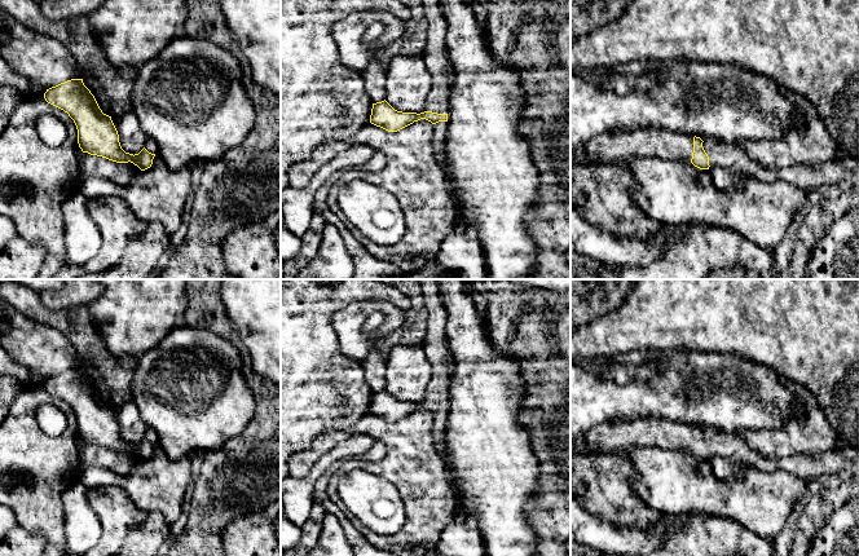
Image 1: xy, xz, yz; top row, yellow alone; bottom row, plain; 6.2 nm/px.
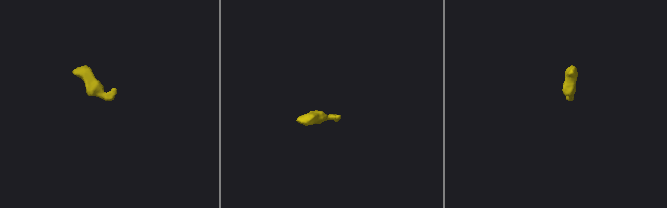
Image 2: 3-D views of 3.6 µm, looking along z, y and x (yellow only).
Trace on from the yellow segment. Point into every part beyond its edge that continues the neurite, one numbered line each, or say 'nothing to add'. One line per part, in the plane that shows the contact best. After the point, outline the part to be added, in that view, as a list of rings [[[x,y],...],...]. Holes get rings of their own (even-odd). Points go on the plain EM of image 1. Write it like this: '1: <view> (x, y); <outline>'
1: yz (608, 437); [[[660,418],[636,419],[620,424],[604,423],[571,440],[571,453],[578,453],[582,447],[598,447],[604,453],[613,453],[627,445],[691,451],[693,427]]]
2: yz (730, 445); [[[708,428],[702,432],[702,437],[709,446],[709,455],[749,463],[762,472],[781,469],[802,480],[812,481],[823,475],[837,475],[853,463],[851,459],[837,450],[824,451],[818,455],[793,455],[780,459],[767,459],[750,449],[736,433],[724,433]]]

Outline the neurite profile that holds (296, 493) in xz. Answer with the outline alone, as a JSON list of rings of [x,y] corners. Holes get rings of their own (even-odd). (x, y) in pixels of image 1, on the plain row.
[[[354,432],[347,441],[323,454],[304,478],[288,476],[282,482],[283,515],[292,524],[301,526],[310,516],[313,487],[330,465],[340,459],[360,458],[374,442],[373,437]]]

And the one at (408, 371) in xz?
[[[397,345],[386,359],[386,390],[397,401],[424,402],[432,367],[423,347]]]

